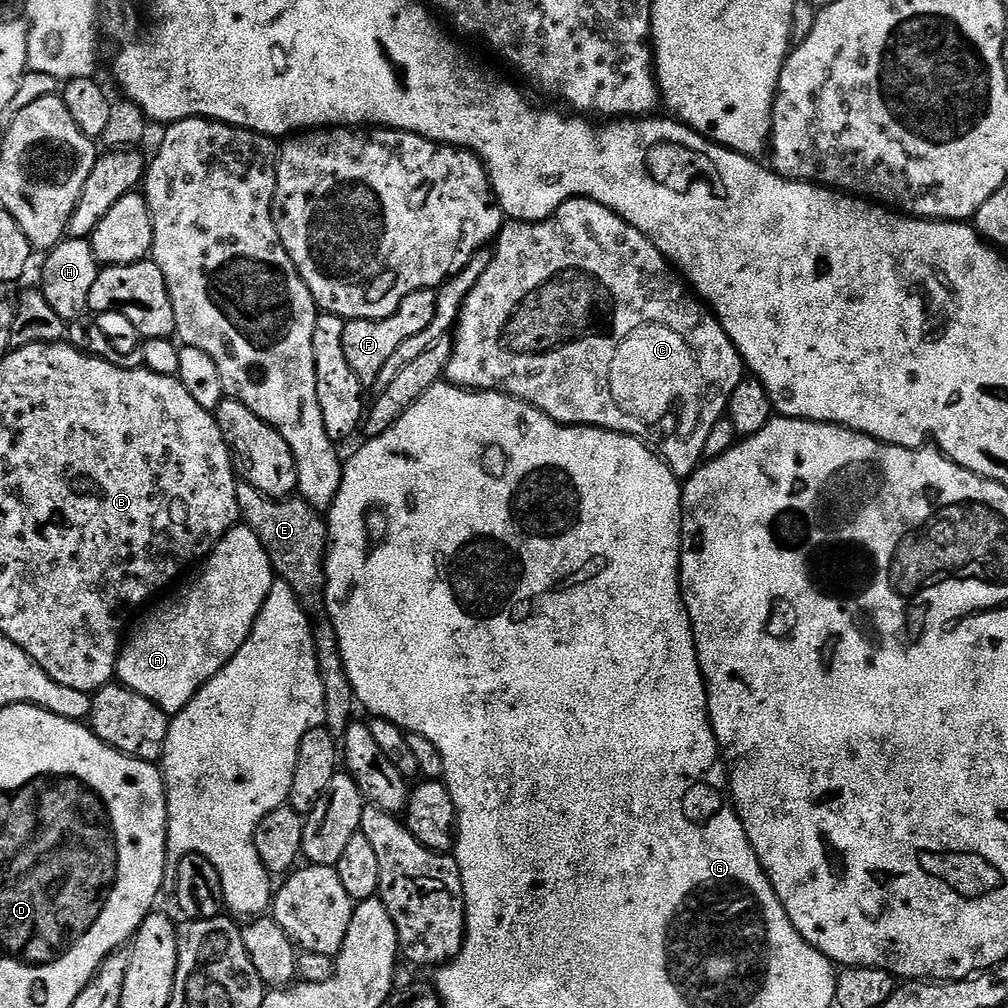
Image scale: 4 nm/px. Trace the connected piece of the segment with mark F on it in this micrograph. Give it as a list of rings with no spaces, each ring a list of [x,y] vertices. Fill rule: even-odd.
[[[435,288],[414,290],[414,294],[406,294],[406,298],[402,298],[398,310],[394,310],[390,318],[349,320],[345,323],[342,330],[342,351],[346,353],[346,362],[350,362],[350,370],[358,374],[361,384],[375,385],[378,374],[382,374],[382,366],[393,356],[394,350],[398,350],[406,338],[414,338],[414,334],[422,334],[422,330],[430,326],[436,313],[436,294]]]

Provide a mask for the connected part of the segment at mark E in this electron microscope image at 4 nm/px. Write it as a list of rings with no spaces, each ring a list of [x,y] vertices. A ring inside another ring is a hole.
[[[243,482],[237,483],[236,493],[243,523],[254,530],[254,534],[258,534],[258,542],[262,542],[270,558],[273,573],[288,583],[305,609],[319,609],[324,603],[322,569],[328,551],[328,530],[321,513],[305,500],[273,500],[271,496],[263,496],[258,490],[254,490],[254,486]]]

